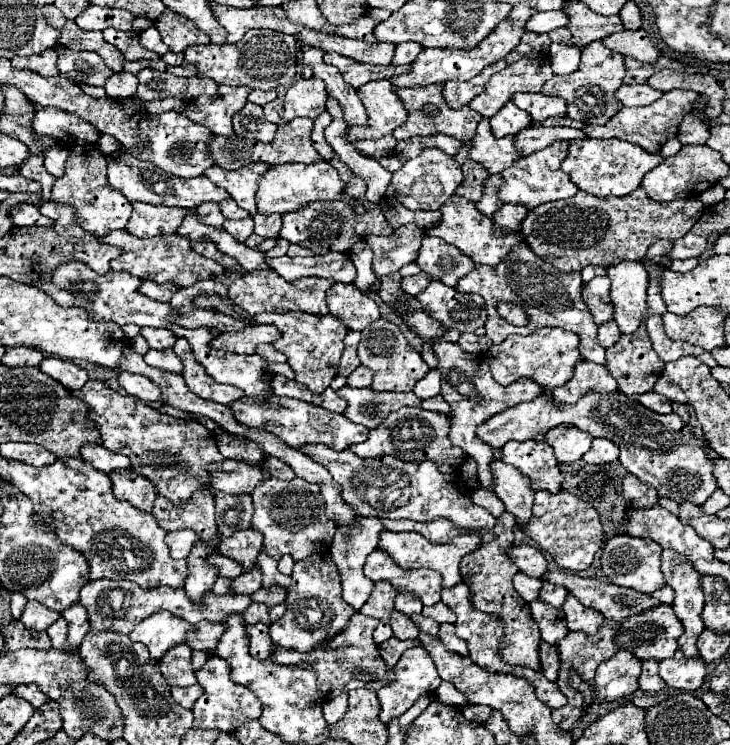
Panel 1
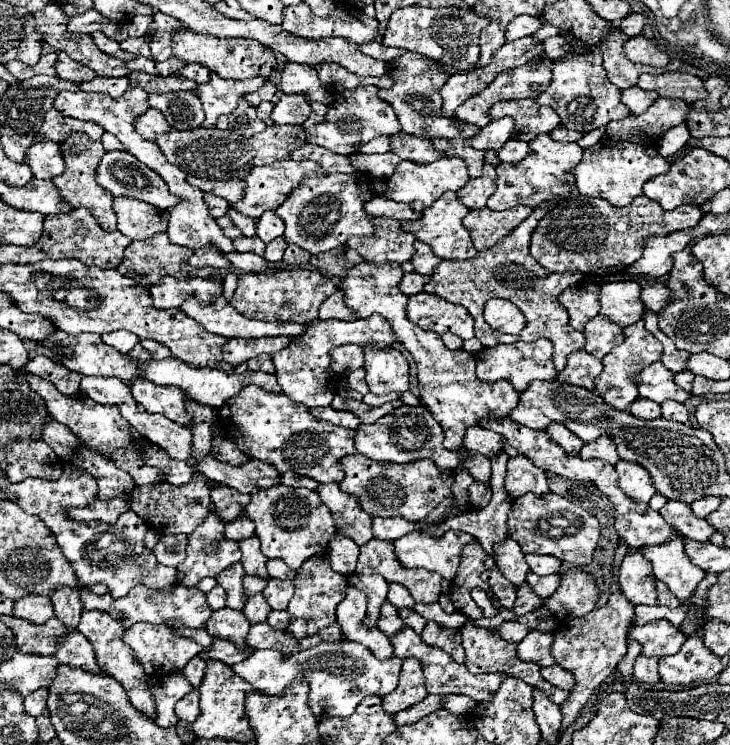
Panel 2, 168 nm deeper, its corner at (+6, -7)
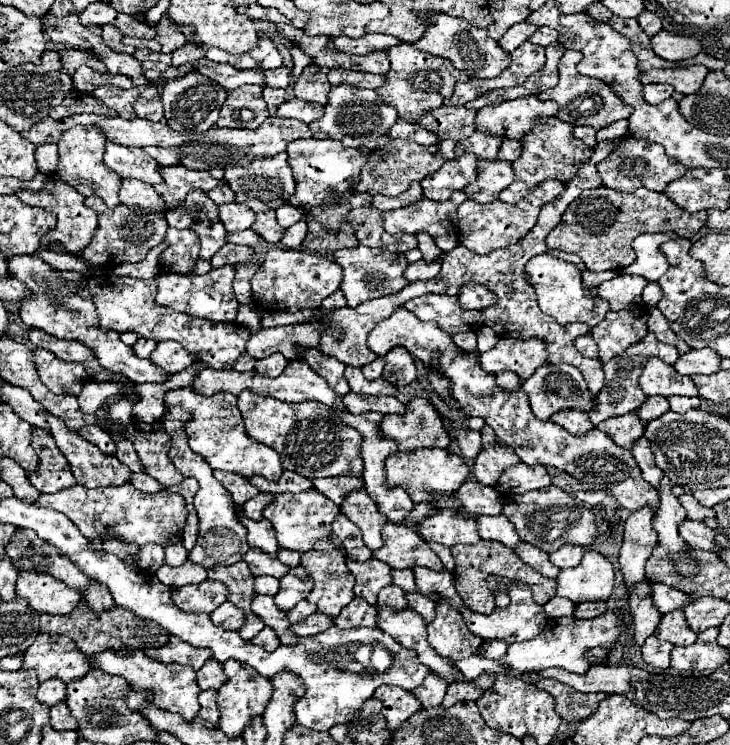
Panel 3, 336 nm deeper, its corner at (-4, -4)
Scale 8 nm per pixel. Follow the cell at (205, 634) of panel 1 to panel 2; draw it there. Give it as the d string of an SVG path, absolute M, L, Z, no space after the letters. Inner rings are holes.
M215 639L213 649L211 649L211 651L201 651L199 657L205 659L205 661L207 661L207 659L215 659L215 661L221 661L221 663L225 663L225 665L235 665L235 663L247 659L253 651L255 651L255 649L249 647L249 645L245 645L243 649L239 649L235 643L231 643L231 641L227 641L227 639Z

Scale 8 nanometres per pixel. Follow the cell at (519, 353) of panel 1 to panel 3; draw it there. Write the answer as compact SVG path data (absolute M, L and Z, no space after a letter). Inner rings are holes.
M501 338L489 352L479 354L479 362L489 374L511 370L517 372L521 380L527 380L539 366L547 364L547 348L539 338Z

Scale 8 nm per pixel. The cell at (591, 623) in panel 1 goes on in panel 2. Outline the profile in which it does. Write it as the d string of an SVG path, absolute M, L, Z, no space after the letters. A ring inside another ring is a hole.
M569 569L561 575L557 591L545 599L545 607L555 617L581 617L595 609L599 599L599 587L591 573L581 569Z

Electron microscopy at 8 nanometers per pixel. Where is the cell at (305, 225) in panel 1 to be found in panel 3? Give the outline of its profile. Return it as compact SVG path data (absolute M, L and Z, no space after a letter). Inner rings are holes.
M293 140L287 146L289 164L297 182L295 194L289 198L291 206L301 206L315 222L319 222L327 232L335 234L347 222L347 214L359 206L371 206L371 194L357 192L359 174L369 160L369 152L365 148L345 148L333 140Z

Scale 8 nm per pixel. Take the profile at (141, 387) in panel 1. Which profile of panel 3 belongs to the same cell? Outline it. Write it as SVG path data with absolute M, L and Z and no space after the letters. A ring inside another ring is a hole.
M177 388L165 392L165 408L185 408L191 414L191 420L185 422L185 432L189 436L189 446L201 454L211 468L229 470L235 474L241 474L245 478L259 474L269 480L277 480L283 472L279 454L265 446L255 442L247 432L243 424L243 416L237 408L237 398L233 394L213 394L213 396L199 396L191 388Z

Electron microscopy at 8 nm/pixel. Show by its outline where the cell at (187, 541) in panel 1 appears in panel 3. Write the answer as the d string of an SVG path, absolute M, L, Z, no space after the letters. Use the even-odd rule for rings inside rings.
M175 542L165 546L165 564L169 566L181 566L187 562L187 550L183 548L183 542Z

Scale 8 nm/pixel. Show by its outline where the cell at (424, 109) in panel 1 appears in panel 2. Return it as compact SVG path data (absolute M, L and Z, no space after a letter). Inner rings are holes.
M405 51L399 59L395 59L393 63L387 63L387 73L393 77L395 85L391 89L379 89L377 95L395 109L395 115L397 115L397 119L401 123L403 133L423 135L425 139L455 137L459 133L459 127L455 125L457 121L445 119L441 115L439 89L449 79L447 71L437 69L437 63L423 57L423 55L417 55L413 51Z

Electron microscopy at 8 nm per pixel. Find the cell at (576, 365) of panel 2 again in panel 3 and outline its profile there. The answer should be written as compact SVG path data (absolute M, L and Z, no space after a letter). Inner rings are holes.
M585 334L585 336L579 336L577 340L575 340L575 346L577 346L577 350L583 354L583 356L587 356L587 358L597 358L597 344L595 344L595 340L591 338L591 334Z

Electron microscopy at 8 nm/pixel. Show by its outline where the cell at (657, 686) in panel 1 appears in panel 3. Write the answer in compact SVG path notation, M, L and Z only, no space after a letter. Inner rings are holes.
M653 634L645 640L641 652L643 652L643 660L659 670L667 670L669 668L669 654L671 654L673 646L669 642L659 642L659 638Z

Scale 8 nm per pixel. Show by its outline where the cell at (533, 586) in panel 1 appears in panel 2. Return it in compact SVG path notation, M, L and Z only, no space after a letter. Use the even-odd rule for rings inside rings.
M507 537L505 541L501 541L495 547L495 559L497 559L497 567L499 571L515 585L523 585L525 583L525 575L529 571L527 563L525 563L525 555L519 547L517 541L513 541L511 537Z

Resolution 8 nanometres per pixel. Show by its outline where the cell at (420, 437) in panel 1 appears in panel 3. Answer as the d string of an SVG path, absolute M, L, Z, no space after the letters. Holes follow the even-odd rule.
M413 398L405 414L385 414L379 424L379 436L397 442L399 452L419 448L447 450L453 442L443 426L441 414L425 398Z

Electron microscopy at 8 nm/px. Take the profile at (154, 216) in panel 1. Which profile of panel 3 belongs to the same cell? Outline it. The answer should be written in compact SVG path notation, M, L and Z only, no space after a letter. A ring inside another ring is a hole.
M123 180L119 190L119 200L127 208L143 208L143 210L155 210L165 214L167 206L165 200L157 194L153 186L147 186L137 180Z

